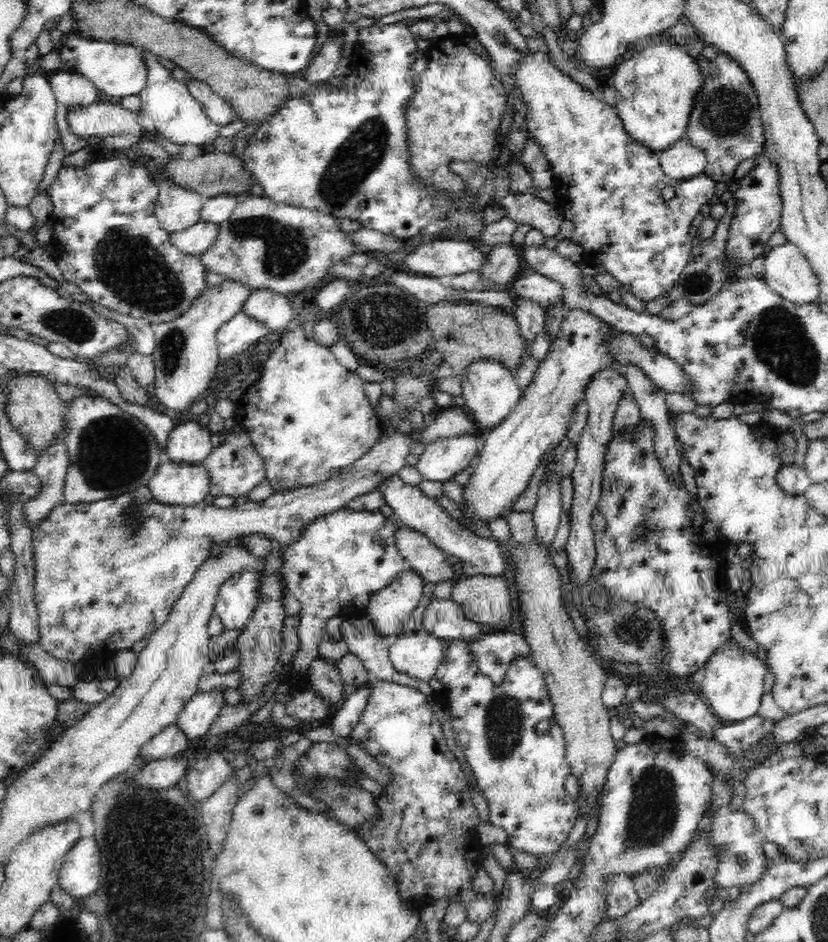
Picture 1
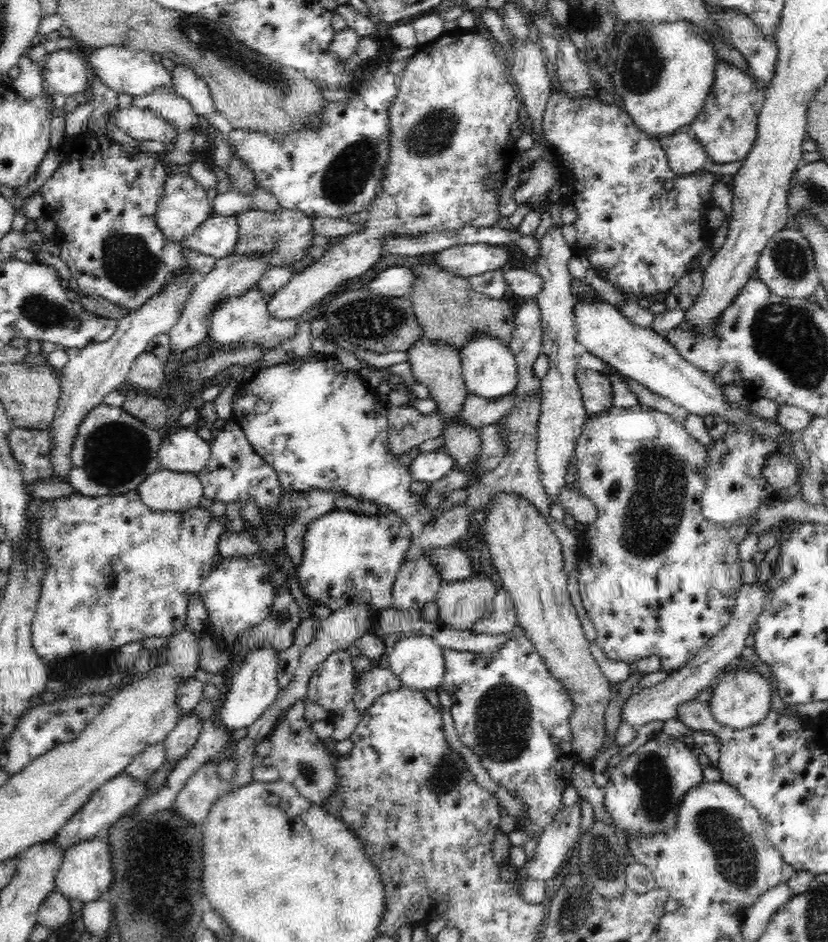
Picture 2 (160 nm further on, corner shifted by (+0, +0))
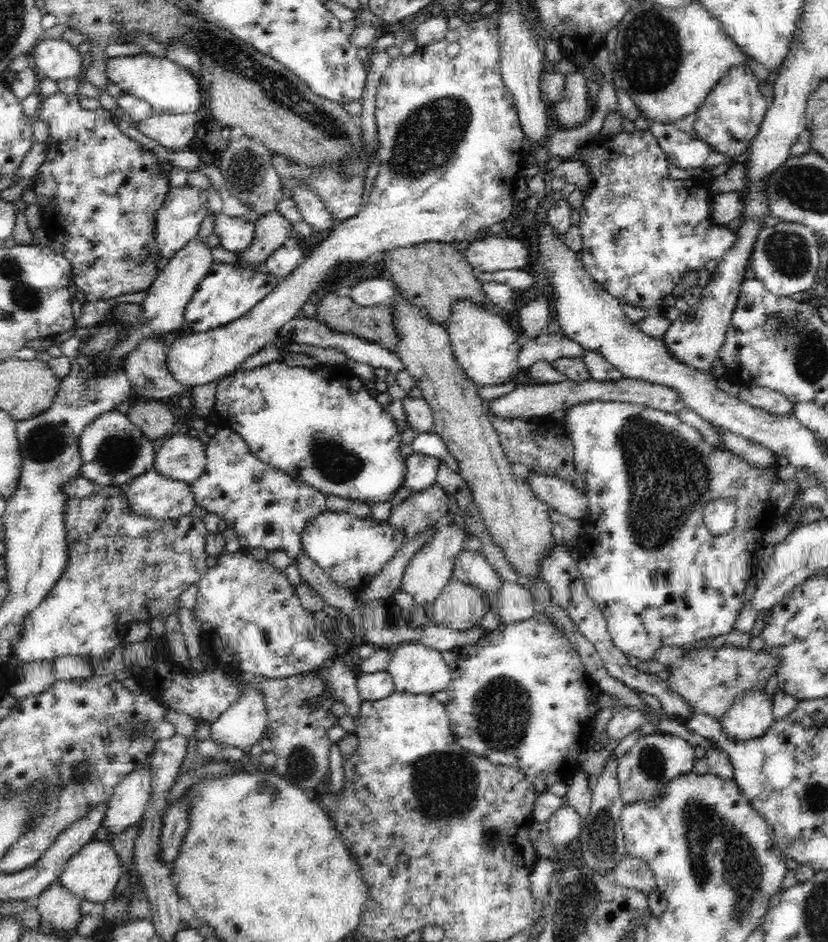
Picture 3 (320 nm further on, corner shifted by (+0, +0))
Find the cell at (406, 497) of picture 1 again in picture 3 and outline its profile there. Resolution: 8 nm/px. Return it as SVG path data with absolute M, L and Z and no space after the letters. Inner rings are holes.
M278 360L258 368L235 371L217 381L216 400L214 401L213 408L219 414L218 424L237 431L239 436L247 442L254 456L257 456L262 462L269 464L275 469L290 475L294 480L313 486L326 495L336 495L374 505L377 502L386 502L388 499L393 498L396 490L402 486L405 480L406 459L400 453L402 442L400 441L400 432L398 432L398 427L396 427L394 415L369 393L369 390L365 387L365 381L352 372L348 365L289 366L286 365L286 362Z

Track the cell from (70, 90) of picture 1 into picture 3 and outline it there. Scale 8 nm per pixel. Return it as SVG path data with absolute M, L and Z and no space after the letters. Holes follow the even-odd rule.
M42 38L30 53L31 64L36 65L46 78L57 83L63 79L84 77L82 57L66 40Z

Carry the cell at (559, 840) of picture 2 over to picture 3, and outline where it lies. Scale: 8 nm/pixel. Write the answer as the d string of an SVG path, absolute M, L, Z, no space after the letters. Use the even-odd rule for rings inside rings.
M564 802L547 820L547 823L547 834L553 840L558 852L566 848L580 834L583 817L576 812L571 803Z

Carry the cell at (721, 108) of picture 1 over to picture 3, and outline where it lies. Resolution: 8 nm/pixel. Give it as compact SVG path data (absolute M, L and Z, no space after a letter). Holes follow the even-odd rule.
M746 63L732 67L714 86L703 106L697 112L693 131L696 132L699 139L710 145L713 150L729 157L729 161L749 148L752 139L758 134L763 116L767 112L768 100L760 92L758 84L758 78L754 76L752 68L749 68Z

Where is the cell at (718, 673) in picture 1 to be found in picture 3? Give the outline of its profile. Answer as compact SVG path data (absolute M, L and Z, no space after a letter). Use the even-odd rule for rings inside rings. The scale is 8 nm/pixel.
M770 689L742 691L723 712L720 724L730 738L758 738L774 722L775 696Z

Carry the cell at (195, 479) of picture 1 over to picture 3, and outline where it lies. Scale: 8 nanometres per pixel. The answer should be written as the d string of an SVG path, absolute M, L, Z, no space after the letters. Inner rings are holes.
M155 469L126 485L130 511L152 519L176 519L191 514L196 501L192 486L181 479L168 478Z

